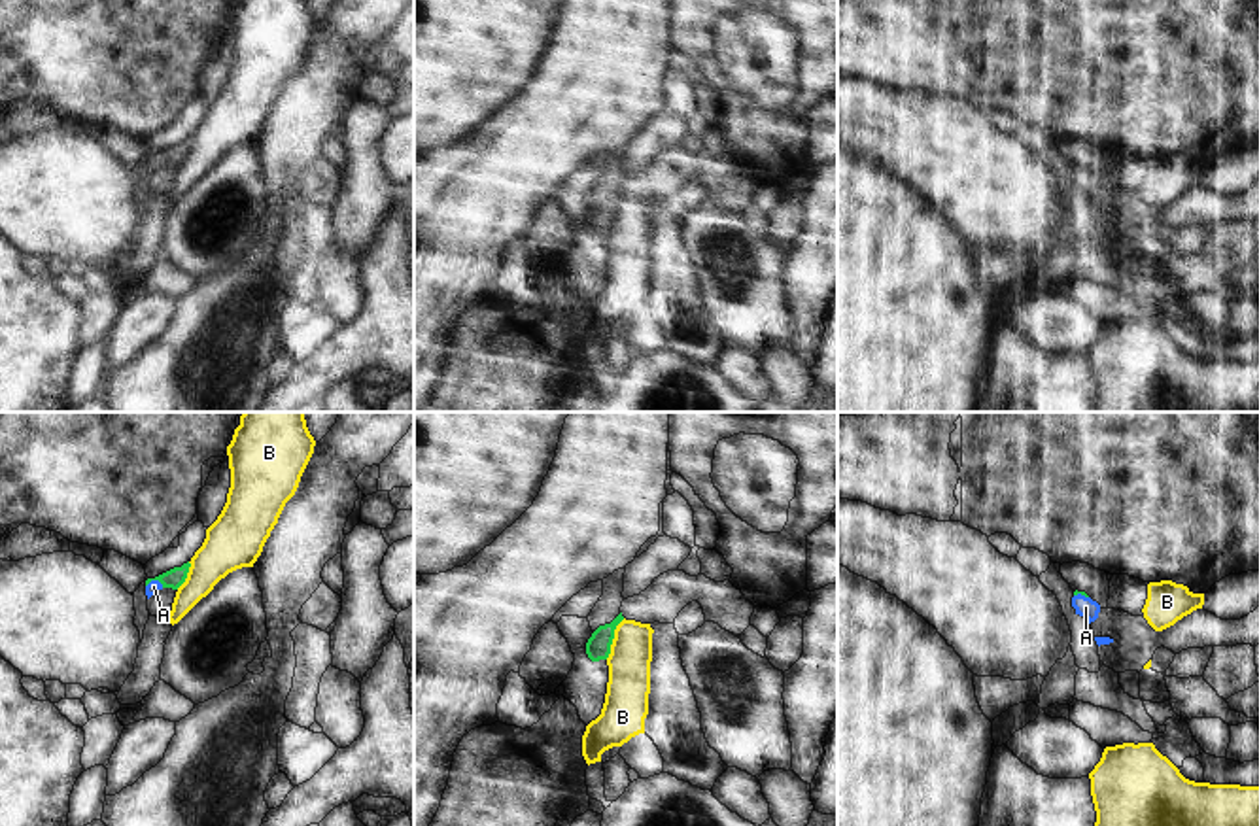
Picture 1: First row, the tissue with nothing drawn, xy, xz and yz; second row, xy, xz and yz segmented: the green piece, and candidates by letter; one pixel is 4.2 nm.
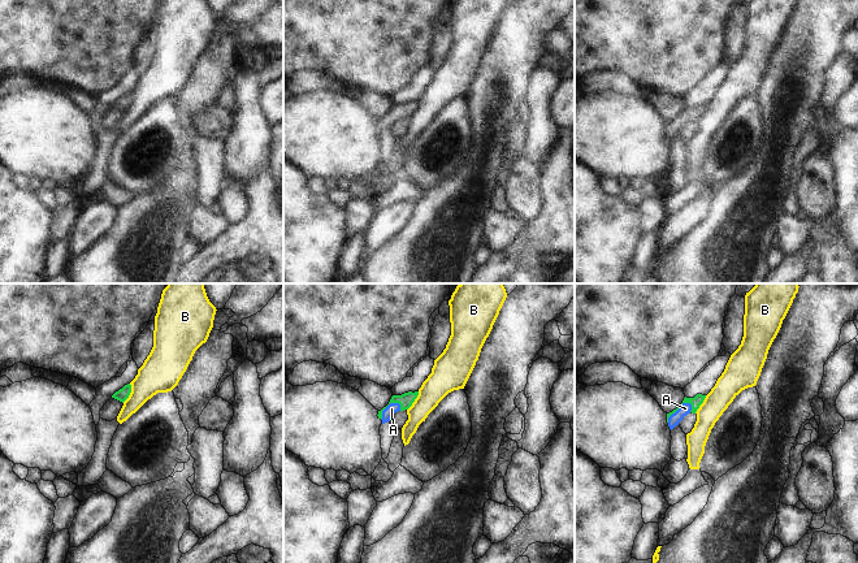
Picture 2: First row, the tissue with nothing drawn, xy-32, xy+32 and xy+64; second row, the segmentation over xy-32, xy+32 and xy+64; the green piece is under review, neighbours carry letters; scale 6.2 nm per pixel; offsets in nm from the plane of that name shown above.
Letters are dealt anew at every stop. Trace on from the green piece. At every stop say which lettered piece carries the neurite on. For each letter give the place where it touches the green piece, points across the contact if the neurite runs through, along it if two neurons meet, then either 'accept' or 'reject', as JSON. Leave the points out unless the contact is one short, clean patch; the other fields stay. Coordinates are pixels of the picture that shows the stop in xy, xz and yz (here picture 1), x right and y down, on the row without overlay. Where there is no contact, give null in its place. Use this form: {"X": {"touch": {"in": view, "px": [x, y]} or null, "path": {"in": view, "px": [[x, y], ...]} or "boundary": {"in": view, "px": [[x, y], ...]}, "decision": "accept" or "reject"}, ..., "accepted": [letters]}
{"A": {"touch": {"in": "xy", "px": [154, 155]}, "path": {"in": "xy", "px": [[172, 155], [154, 155], [154, 163]]}, "decision": "accept"}, "B": {"touch": {"in": "xz", "px": [613, 214]}, "decision": "reject"}, "accepted": ["A"]}

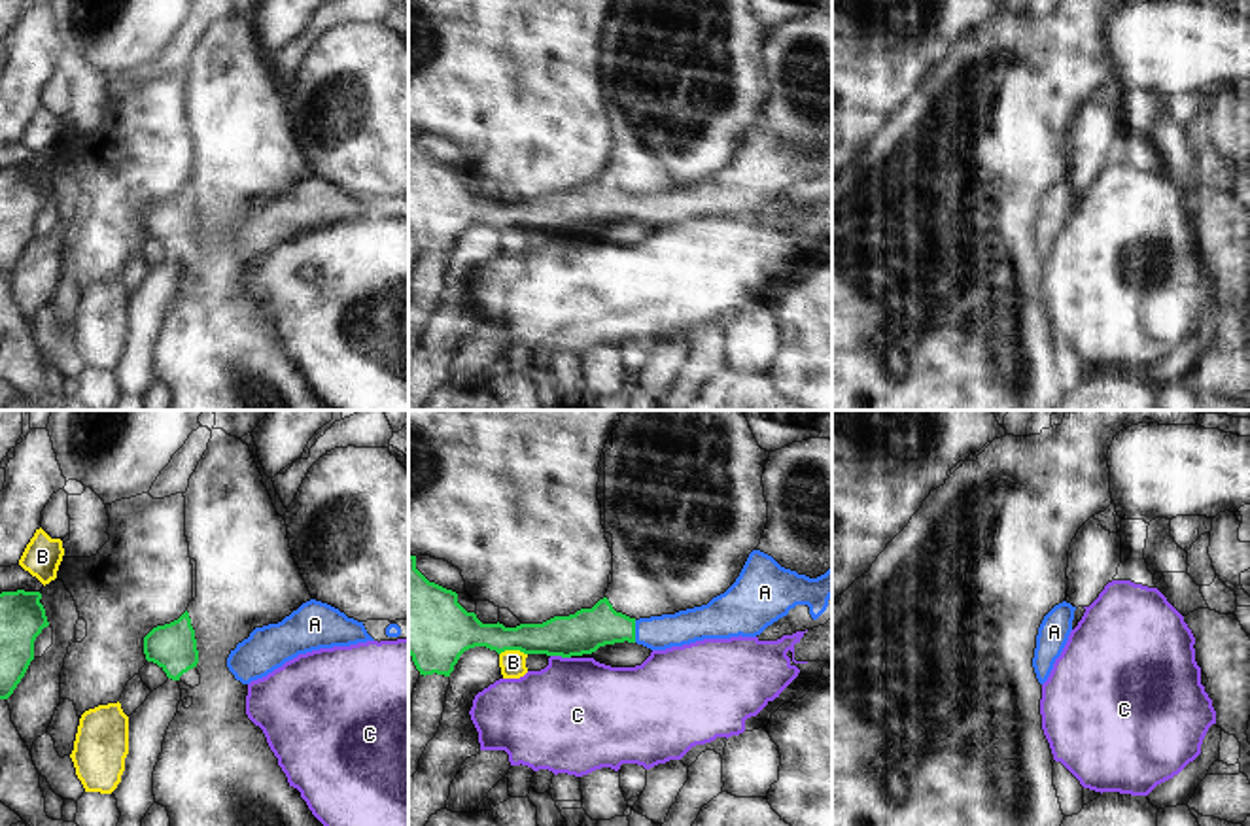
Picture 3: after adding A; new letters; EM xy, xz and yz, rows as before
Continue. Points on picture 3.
{"A": {"touch": {"in": "xz", "px": [634, 208]}, "decision": "accept"}, "B": {"touch": {"in": "xz", "px": [513, 225]}, "decision": "reject"}, "C": {"touch": {"in": "xz", "px": [560, 231]}, "boundary": {"in": "xz", "px": [[551, 231], [570, 235]]}, "decision": "reject"}, "accepted": ["A"]}

